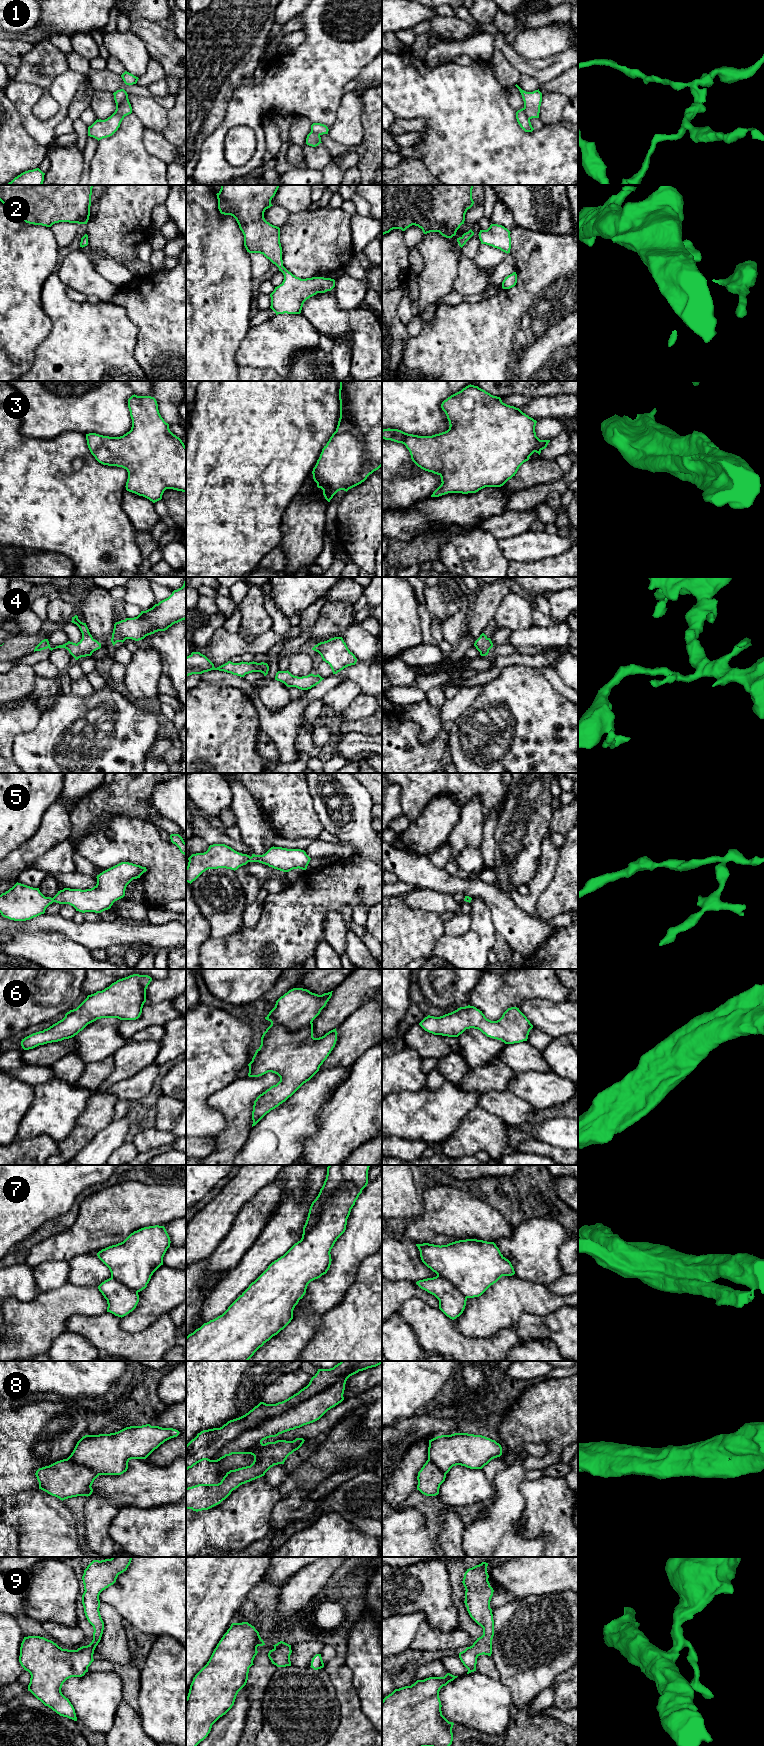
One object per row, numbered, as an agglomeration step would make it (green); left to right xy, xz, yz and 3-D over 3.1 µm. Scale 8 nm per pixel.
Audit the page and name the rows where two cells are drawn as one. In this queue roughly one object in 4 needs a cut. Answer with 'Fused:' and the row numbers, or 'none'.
Fused: 1

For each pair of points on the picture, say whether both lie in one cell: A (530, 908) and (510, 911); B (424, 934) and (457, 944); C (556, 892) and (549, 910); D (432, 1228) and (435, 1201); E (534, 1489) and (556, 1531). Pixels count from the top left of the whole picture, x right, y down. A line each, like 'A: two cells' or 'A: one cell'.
A: two cells
B: two cells
C: one cell
D: one cell
E: one cell

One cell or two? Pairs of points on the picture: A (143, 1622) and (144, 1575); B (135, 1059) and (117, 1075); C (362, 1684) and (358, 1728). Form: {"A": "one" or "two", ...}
{"A": "one", "B": "one", "C": "two"}

